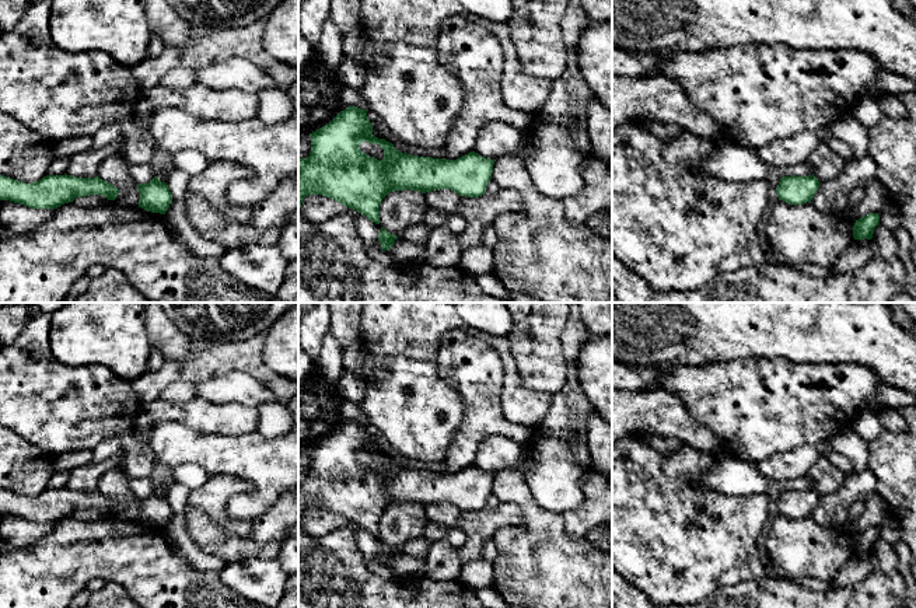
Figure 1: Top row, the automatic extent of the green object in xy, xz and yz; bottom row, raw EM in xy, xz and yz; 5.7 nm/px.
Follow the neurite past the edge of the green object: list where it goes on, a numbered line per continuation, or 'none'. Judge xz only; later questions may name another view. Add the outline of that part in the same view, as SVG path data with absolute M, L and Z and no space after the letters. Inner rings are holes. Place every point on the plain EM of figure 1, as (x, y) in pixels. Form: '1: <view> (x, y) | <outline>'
none

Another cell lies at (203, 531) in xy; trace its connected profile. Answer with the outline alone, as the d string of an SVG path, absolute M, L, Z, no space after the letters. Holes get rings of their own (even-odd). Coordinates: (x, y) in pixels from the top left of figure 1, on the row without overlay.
M186 506L185 523L196 545L225 562L247 560L251 558L276 559L280 541L258 545L251 538L241 538L218 528L214 521L199 509Z

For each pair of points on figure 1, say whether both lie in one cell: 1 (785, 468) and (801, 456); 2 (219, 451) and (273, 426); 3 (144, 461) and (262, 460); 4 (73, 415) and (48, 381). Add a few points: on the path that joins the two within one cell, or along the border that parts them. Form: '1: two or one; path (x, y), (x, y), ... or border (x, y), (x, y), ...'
1: one; path (789, 465), (797, 460)
2: two; border (255, 433), (264, 437), (283, 434)
3: two; border (147, 444), (157, 463)
4: one; path (65, 408), (48, 390)

